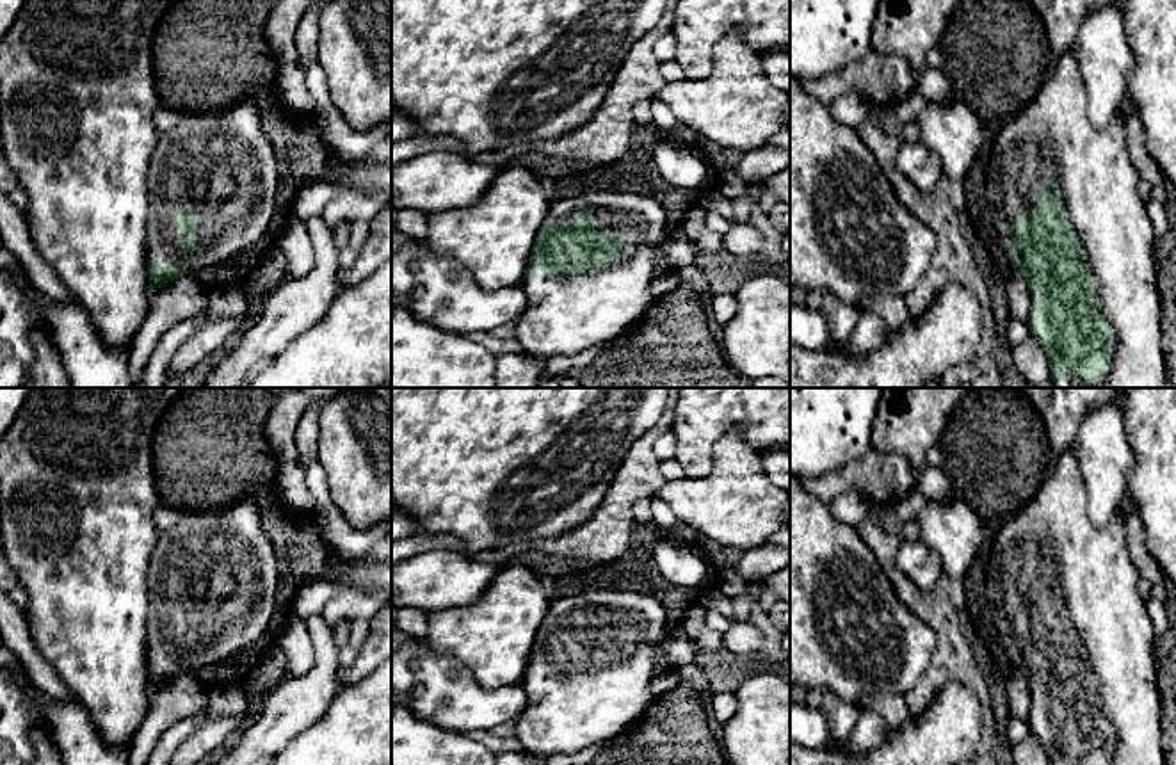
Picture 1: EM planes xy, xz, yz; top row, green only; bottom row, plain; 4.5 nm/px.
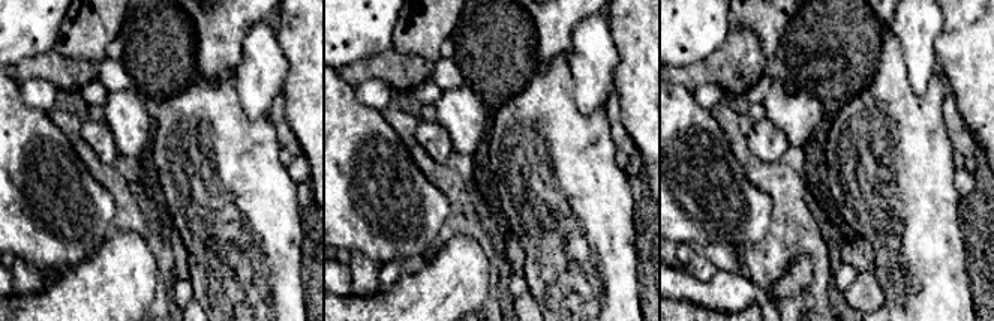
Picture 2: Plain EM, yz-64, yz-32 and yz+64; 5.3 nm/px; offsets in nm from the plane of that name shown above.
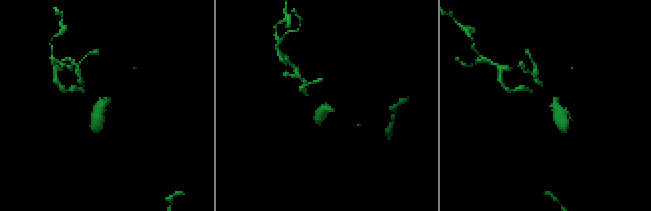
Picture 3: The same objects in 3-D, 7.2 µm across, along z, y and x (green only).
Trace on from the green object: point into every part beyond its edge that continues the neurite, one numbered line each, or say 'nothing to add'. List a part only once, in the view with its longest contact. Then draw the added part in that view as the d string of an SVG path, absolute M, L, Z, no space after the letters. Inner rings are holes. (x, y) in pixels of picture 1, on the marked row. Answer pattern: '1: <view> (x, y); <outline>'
1: yz (1054, 139); M1066 53L1050 68L1032 103L1014 116L993 139L987 158L986 190L995 208L1000 238L1016 238L1009 226L1023 213L1032 215L1034 196L1053 181L1075 226L1083 263L1091 269L1091 299L1112 326L1112 345L1105 349L1105 374L1096 382L1082 382L1069 370L1064 388L1167 388L1160 327L1160 292L1155 263L1155 230L1139 194L1126 142L1124 114L1116 114L1105 128L1096 128L1087 114L1085 84L1075 53Z

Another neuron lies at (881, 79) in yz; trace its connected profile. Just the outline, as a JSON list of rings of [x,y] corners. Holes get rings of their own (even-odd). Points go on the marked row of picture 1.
[[[870,52],[836,73],[801,84],[826,105],[842,94],[856,93],[875,110],[906,100],[916,89],[918,73],[900,55]]]

